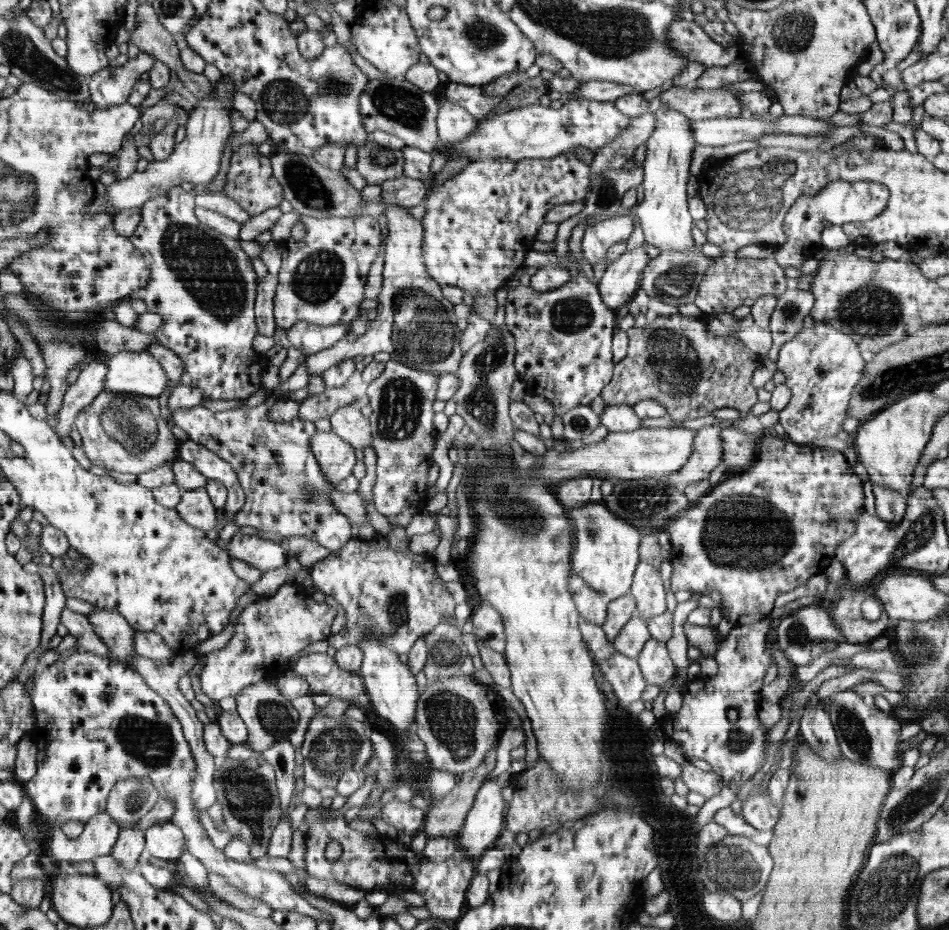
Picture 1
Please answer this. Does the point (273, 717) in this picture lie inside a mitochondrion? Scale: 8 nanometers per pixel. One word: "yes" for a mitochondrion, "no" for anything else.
yes

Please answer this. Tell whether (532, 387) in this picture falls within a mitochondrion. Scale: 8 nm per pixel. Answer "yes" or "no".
no

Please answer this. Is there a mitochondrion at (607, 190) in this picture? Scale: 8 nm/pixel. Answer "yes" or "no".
yes

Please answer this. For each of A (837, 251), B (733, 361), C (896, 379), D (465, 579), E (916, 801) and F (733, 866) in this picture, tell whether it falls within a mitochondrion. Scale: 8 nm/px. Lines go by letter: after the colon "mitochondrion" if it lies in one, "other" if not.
A: other
B: other
C: mitochondrion
D: other
E: mitochondrion
F: mitochondrion

